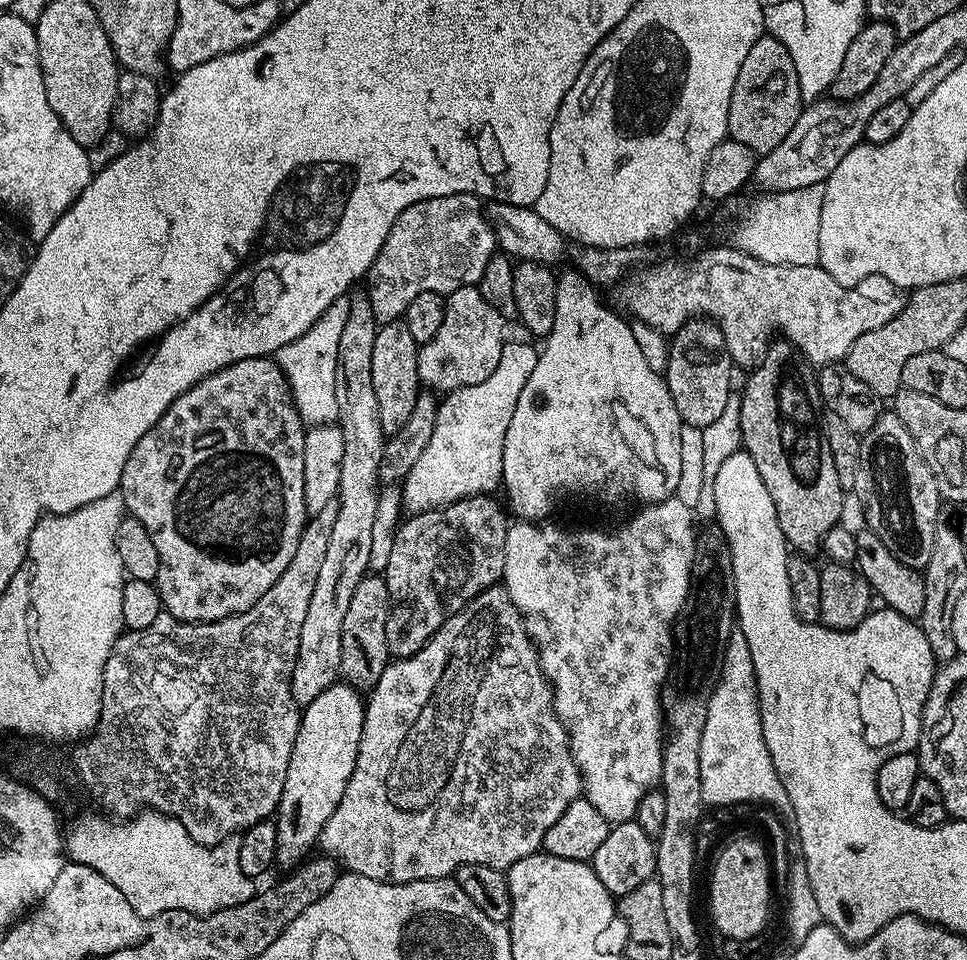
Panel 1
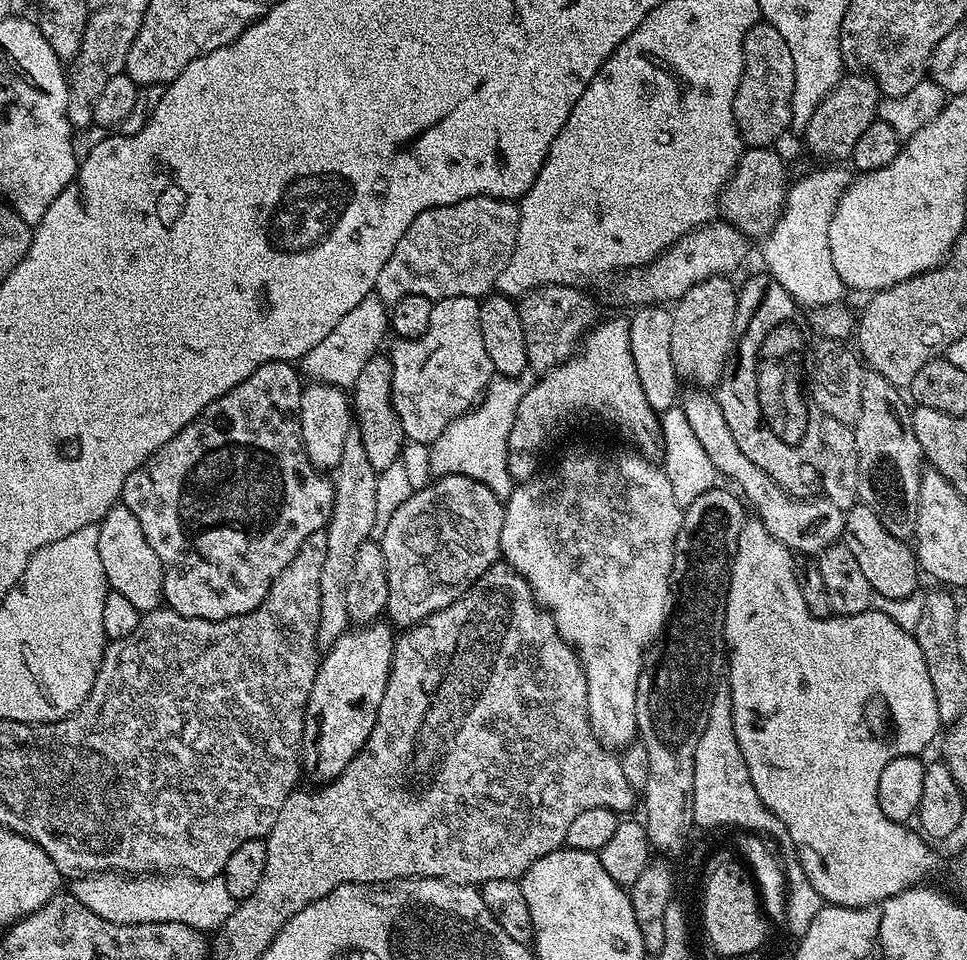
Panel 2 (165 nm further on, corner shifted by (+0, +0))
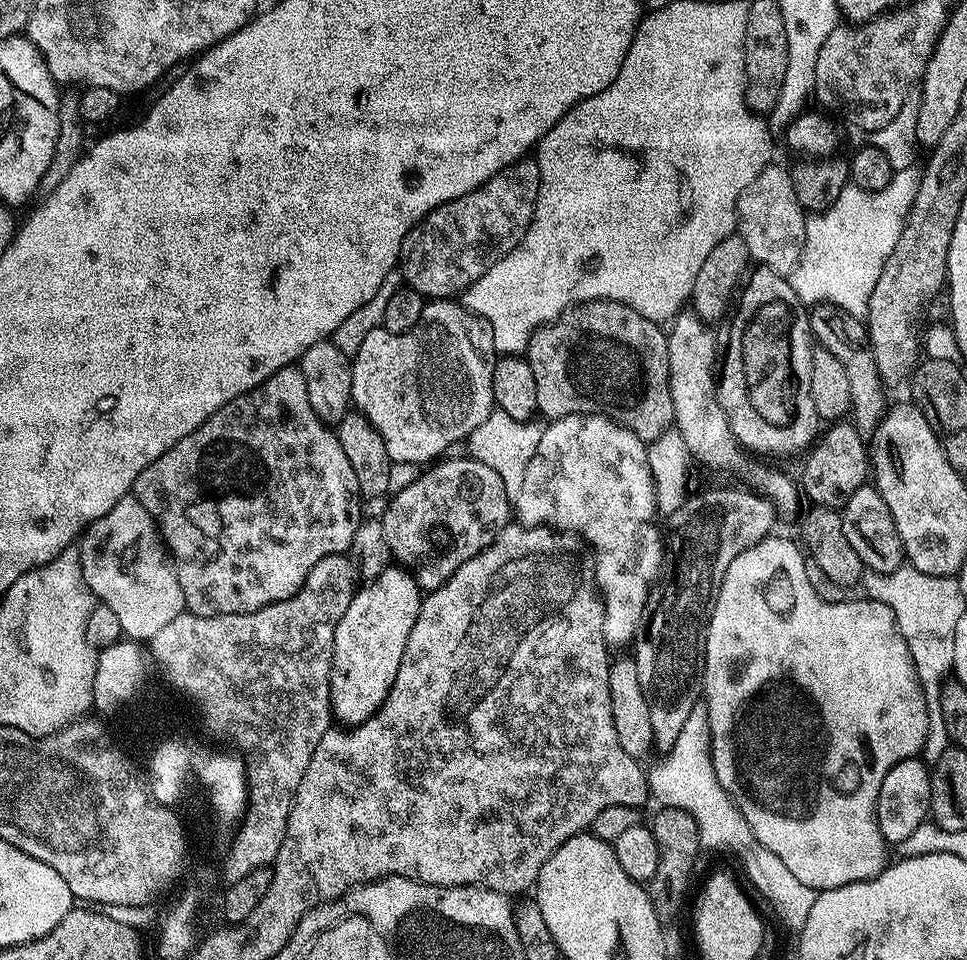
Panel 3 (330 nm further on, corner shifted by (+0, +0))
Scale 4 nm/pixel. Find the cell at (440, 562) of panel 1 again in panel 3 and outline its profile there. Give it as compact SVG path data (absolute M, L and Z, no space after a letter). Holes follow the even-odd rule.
M444 458L421 472L424 473L417 480L410 481L389 502L388 509L379 519L382 530L386 530L386 546L390 546L393 561L411 572L418 587L431 590L442 587L463 564L470 562L470 558L496 541L496 535L510 523L510 501L502 478L498 478L498 470L490 470L490 466L471 458Z

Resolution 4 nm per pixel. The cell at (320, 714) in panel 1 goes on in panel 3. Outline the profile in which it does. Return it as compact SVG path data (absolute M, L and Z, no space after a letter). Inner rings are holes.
M389 566L377 580L367 581L352 593L350 606L346 606L346 614L342 614L342 622L336 627L332 647L330 698L332 715L344 723L341 725L365 724L388 697L421 603L422 589L411 572L399 566Z

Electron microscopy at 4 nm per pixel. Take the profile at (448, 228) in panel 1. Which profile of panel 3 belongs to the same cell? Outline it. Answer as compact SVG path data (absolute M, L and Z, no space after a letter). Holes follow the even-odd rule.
M525 158L506 166L501 172L494 174L494 178L490 178L470 194L462 194L462 198L454 198L438 206L433 212L428 212L408 231L400 247L398 271L403 283L420 292L425 298L446 300L459 297L471 284L478 282L478 278L482 278L482 274L486 274L486 270L490 270L494 262L510 254L510 250L514 250L514 246L522 242L534 218L539 185L540 175L535 159Z

